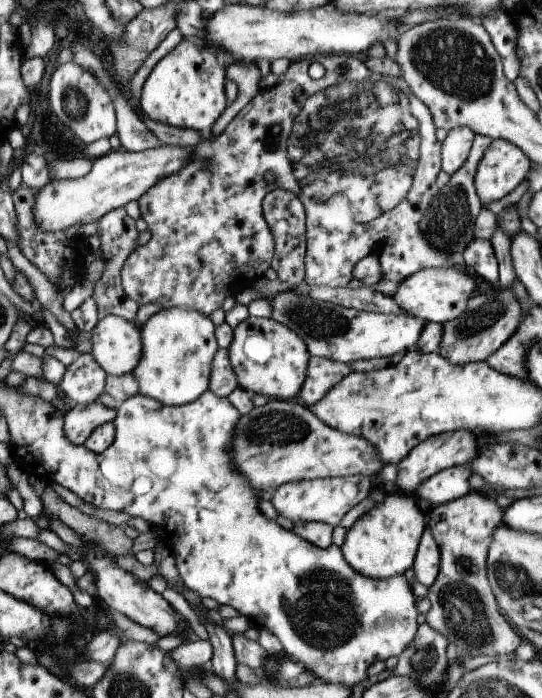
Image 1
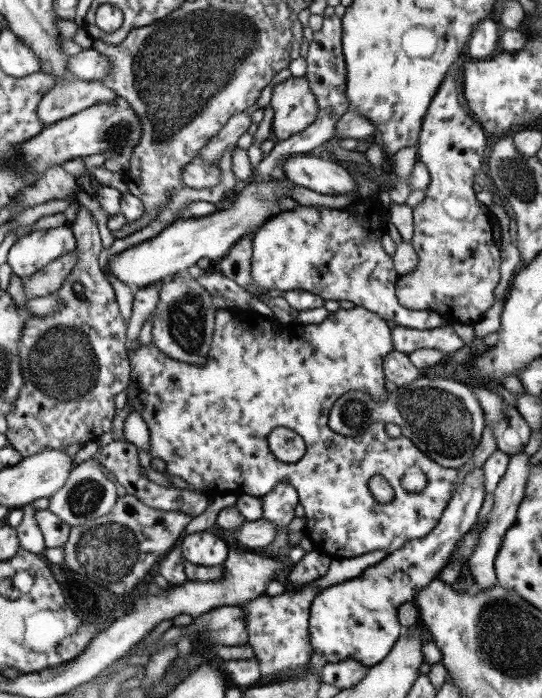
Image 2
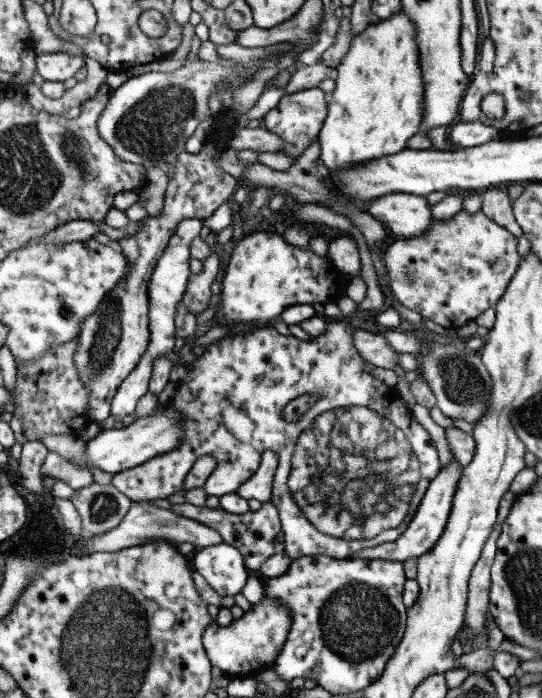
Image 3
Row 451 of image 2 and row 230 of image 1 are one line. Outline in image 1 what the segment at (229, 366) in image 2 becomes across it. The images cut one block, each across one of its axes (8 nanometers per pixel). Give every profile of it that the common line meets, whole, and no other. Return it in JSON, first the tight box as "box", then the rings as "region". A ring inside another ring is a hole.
{"box":[121,55,458,317],"region":[[[320,55],[315,59],[305,58],[294,61],[275,86],[259,90],[258,94],[240,110],[240,113],[226,126],[221,133],[211,140],[202,140],[193,148],[193,160],[185,165],[177,174],[164,178],[150,188],[139,200],[141,217],[146,221],[152,239],[148,244],[135,249],[126,260],[121,271],[121,286],[124,293],[139,306],[157,304],[161,309],[183,307],[197,311],[206,317],[220,309],[226,298],[236,298],[253,283],[265,278],[271,268],[275,242],[263,216],[264,198],[274,190],[283,189],[292,192],[305,207],[307,256],[305,257],[305,281],[314,287],[328,286],[331,288],[348,287],[353,278],[355,267],[368,256],[376,255],[381,260],[385,278],[374,287],[391,297],[405,278],[423,269],[454,266],[458,261],[444,252],[432,249],[419,230],[419,221],[425,216],[430,200],[438,194],[436,179],[441,171],[441,143],[436,138],[437,127],[434,125],[427,107],[417,98],[406,82],[392,77],[375,77],[365,66],[364,60],[351,55]],[[316,60],[326,72],[320,80],[312,80],[308,71],[311,63]],[[265,175],[271,175],[273,181],[267,182]]]}

